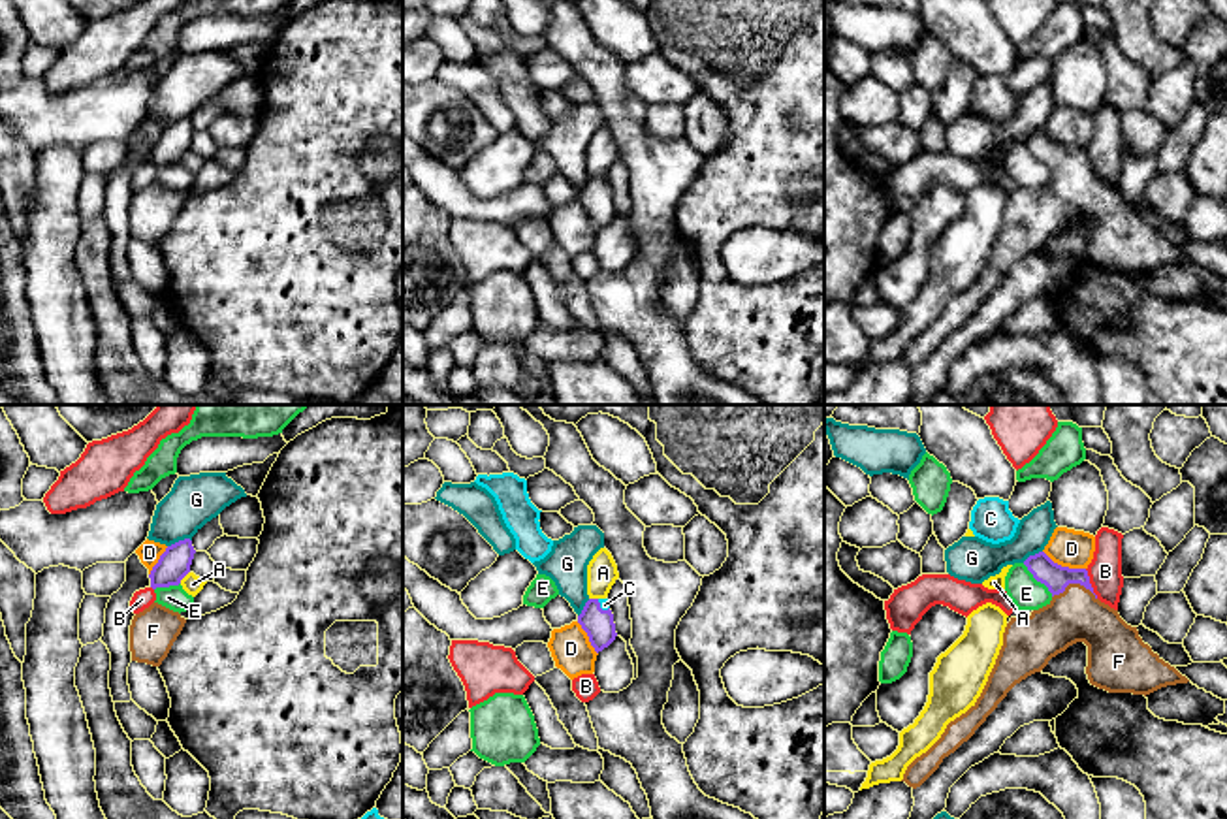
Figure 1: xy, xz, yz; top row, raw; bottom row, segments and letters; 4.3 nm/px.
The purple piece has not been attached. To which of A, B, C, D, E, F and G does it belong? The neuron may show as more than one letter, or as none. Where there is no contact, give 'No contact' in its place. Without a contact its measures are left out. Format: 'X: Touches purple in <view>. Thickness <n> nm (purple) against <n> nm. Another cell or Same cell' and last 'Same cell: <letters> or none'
A: Touches purple in xy. Thickness 140 nm (purple) against 90 nm. Another cell
B: Touches purple in yz. Thickness 110 nm (purple) against 140 nm. Another cell
C: Touches purple in xz. Thickness 130 nm (purple) against 50 nm. Same cell
D: Touches purple in yz. Thickness 110 nm (purple) against 160 nm. Another cell
E: Touches purple in yz. Thickness 110 nm (purple) against 140 nm. Another cell
F: Touches purple in yz. Thickness 110 nm (purple) against 220 nm. Same cell
G: Touches purple in xy. Thickness 140 nm (purple) against 220 nm. Another cell
Same cell: C, F

